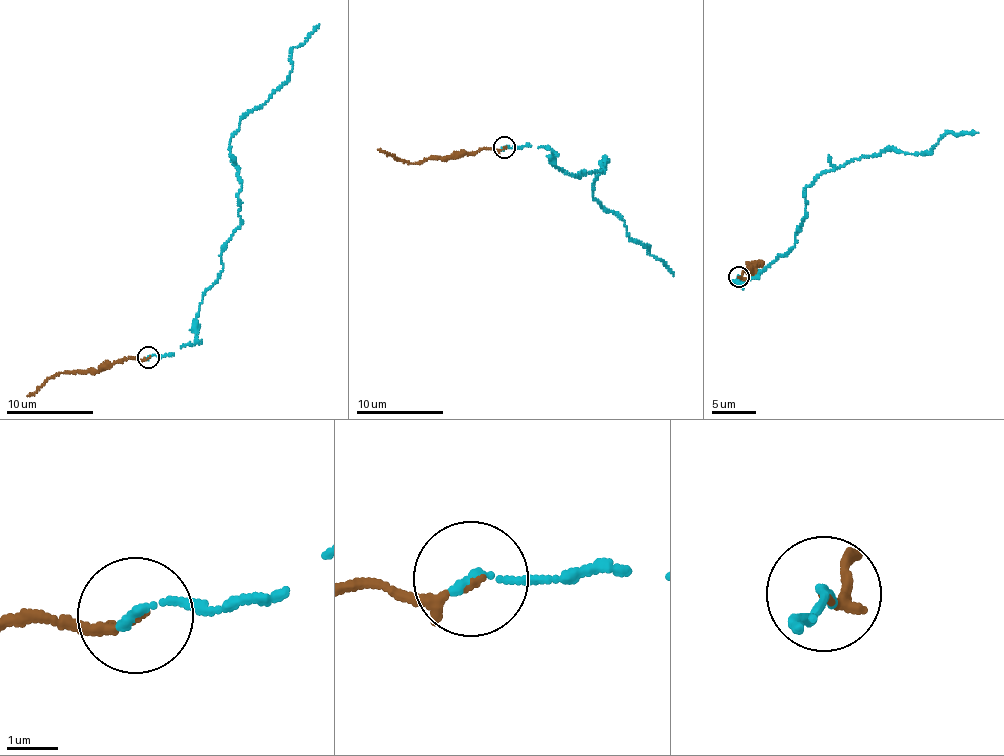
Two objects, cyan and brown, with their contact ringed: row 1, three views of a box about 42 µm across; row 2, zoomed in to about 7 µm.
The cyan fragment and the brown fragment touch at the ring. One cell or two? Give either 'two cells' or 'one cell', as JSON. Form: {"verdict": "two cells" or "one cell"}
{"verdict": "one cell"}

